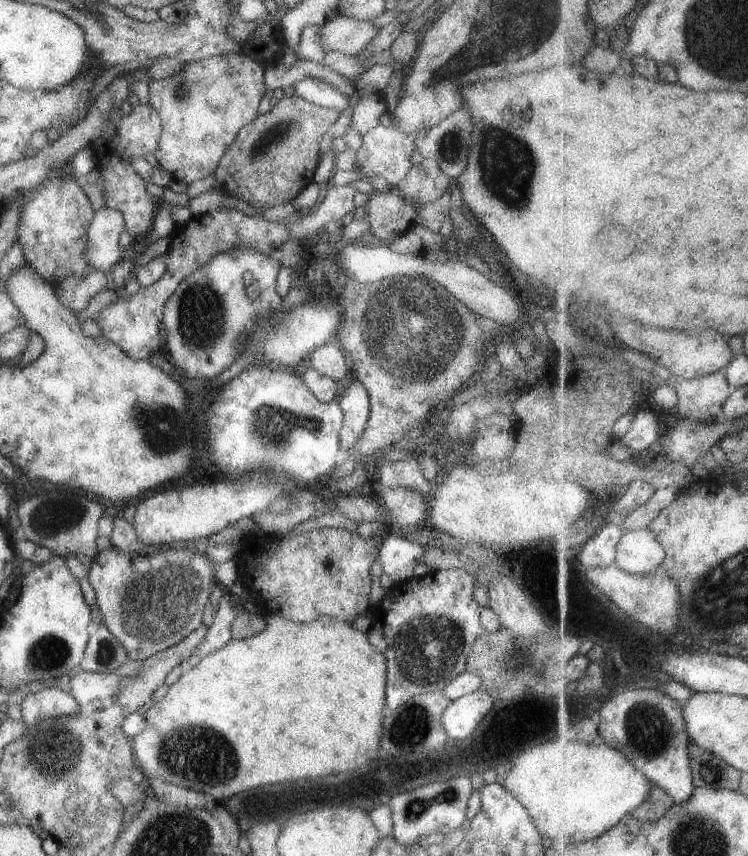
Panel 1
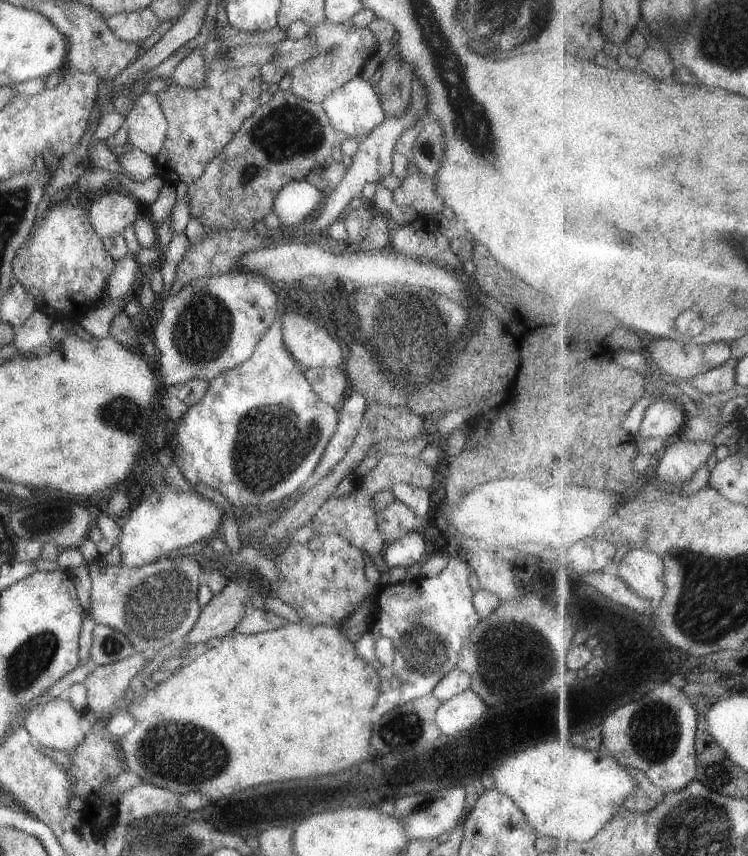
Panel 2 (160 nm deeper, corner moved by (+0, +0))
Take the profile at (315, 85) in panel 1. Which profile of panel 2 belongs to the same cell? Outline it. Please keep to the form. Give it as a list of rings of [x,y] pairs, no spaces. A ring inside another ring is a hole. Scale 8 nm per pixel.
[[[359,75],[343,84],[343,86],[331,90],[329,95],[319,102],[318,106],[323,110],[327,122],[329,122],[329,126],[333,130],[353,139],[365,137],[375,126],[378,126],[384,120],[385,116],[375,90],[371,88],[369,82],[362,80]]]

